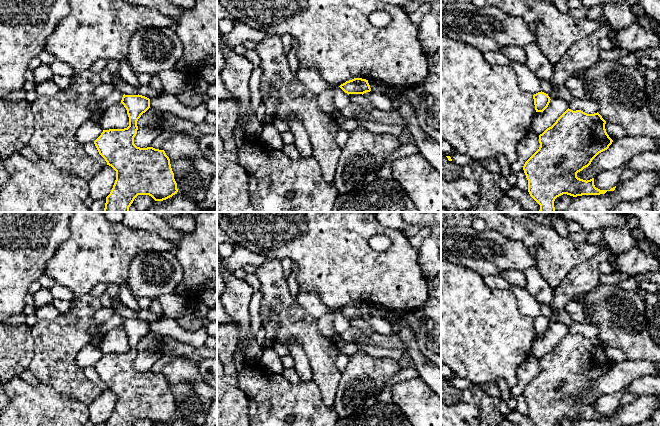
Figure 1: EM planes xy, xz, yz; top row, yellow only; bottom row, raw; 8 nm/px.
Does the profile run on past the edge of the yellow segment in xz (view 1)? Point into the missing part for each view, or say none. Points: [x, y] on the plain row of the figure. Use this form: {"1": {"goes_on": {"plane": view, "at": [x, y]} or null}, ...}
{"1": {"goes_on": null}}

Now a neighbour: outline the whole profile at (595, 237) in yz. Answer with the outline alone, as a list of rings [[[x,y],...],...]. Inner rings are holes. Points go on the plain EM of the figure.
[[[600,229],[589,232],[586,242],[593,244],[593,245],[598,245],[600,243],[606,243],[604,235]]]

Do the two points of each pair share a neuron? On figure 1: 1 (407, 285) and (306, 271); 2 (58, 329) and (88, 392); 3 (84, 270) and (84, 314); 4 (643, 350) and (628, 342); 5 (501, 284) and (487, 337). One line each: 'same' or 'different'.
1: same
2: same
3: different
4: same
5: different

